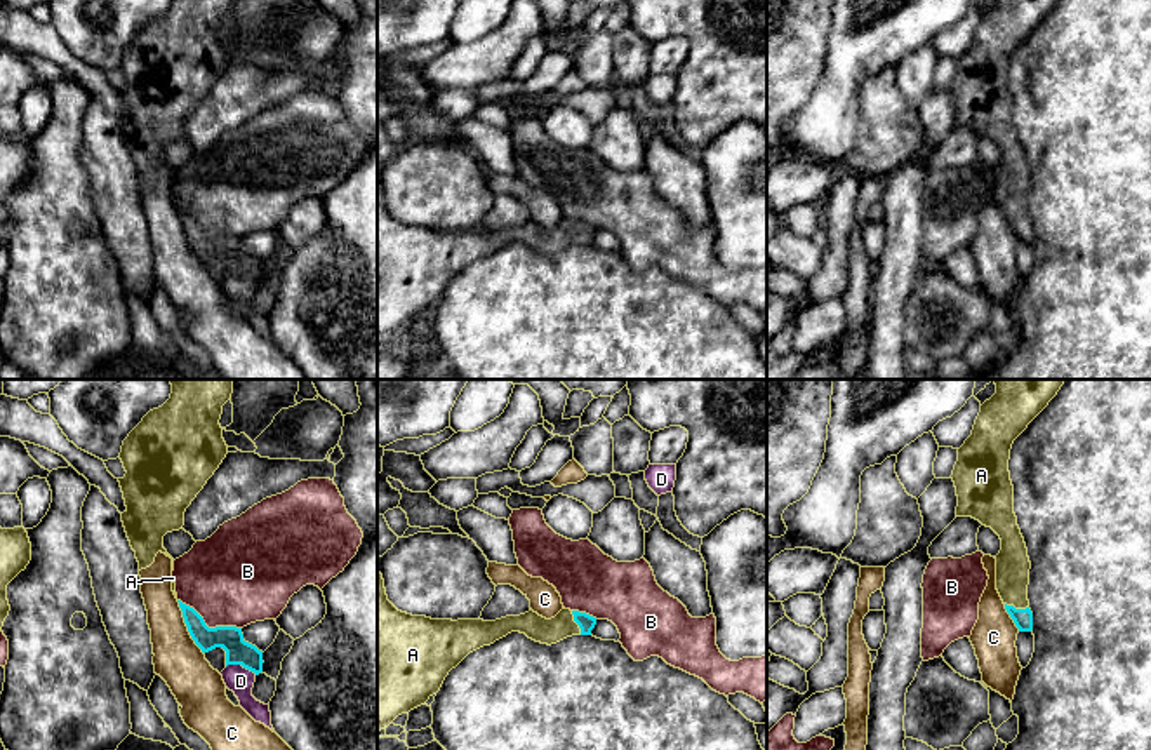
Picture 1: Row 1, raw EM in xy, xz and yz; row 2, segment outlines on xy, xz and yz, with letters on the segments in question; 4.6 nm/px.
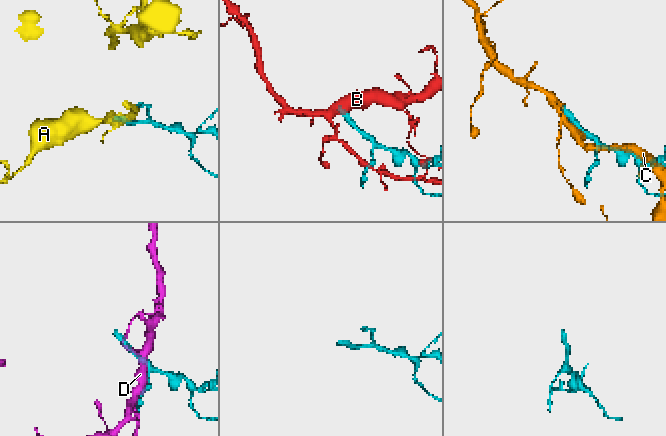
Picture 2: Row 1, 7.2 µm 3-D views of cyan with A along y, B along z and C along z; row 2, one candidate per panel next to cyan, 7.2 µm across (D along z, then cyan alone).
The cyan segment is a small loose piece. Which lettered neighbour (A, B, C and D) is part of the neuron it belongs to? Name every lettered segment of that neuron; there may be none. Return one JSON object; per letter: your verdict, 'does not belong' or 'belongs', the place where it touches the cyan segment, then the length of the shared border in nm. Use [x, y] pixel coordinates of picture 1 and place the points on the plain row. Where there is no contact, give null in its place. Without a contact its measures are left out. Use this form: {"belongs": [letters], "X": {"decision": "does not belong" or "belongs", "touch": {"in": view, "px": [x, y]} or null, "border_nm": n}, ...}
{"belongs": ["A"], "A": {"decision": "belongs", "touch": {"in": "xz", "px": [576, 232]}, "border_nm": 120}, "B": {"decision": "does not belong", "touch": {"in": "xy", "px": [207, 237]}, "border_nm": 320}, "C": {"decision": "does not belong", "touch": {"in": "xy", "px": [186, 235]}, "border_nm": 280}, "D": {"decision": "does not belong", "touch": {"in": "xy", "px": [242, 275]}, "border_nm": 150}}

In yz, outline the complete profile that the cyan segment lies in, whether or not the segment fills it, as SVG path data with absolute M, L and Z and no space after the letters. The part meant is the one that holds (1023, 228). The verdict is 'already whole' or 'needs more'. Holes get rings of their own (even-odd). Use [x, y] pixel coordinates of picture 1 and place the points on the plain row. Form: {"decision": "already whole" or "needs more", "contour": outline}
{"decision": "needs more", "contour": "M996 0L981 16L972 45L958 59L953 80L956 127L972 127L1001 150L996 200L1019 242L1033 240L1028 211L1031 172L1017 127L1008 82L1014 50L1048 16L1059 0Z"}

